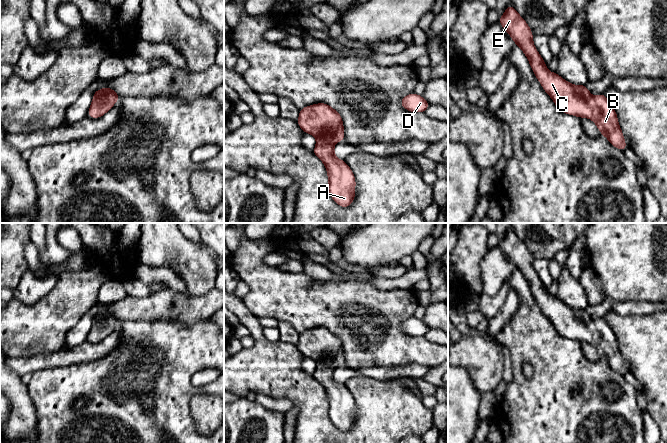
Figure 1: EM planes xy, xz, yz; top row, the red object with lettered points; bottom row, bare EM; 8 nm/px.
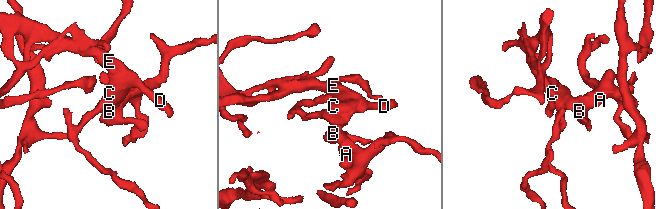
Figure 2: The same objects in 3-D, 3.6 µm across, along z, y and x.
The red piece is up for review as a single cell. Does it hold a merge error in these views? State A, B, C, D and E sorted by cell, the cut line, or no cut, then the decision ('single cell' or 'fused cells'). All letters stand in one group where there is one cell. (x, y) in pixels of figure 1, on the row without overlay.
A B C D E; no cut; single cell

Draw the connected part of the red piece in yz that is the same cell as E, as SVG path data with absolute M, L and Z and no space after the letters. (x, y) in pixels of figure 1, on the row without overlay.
M511 228L498 246L522 273L536 302L557 332L565 338L590 342L613 371L624 375L628 369L624 365L617 338L604 317L591 320L586 309L571 308L557 297L548 295L533 268L534 259L530 251Z

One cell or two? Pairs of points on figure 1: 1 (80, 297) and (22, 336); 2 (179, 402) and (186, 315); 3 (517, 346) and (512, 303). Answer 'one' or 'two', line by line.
1: one
2: two
3: two

